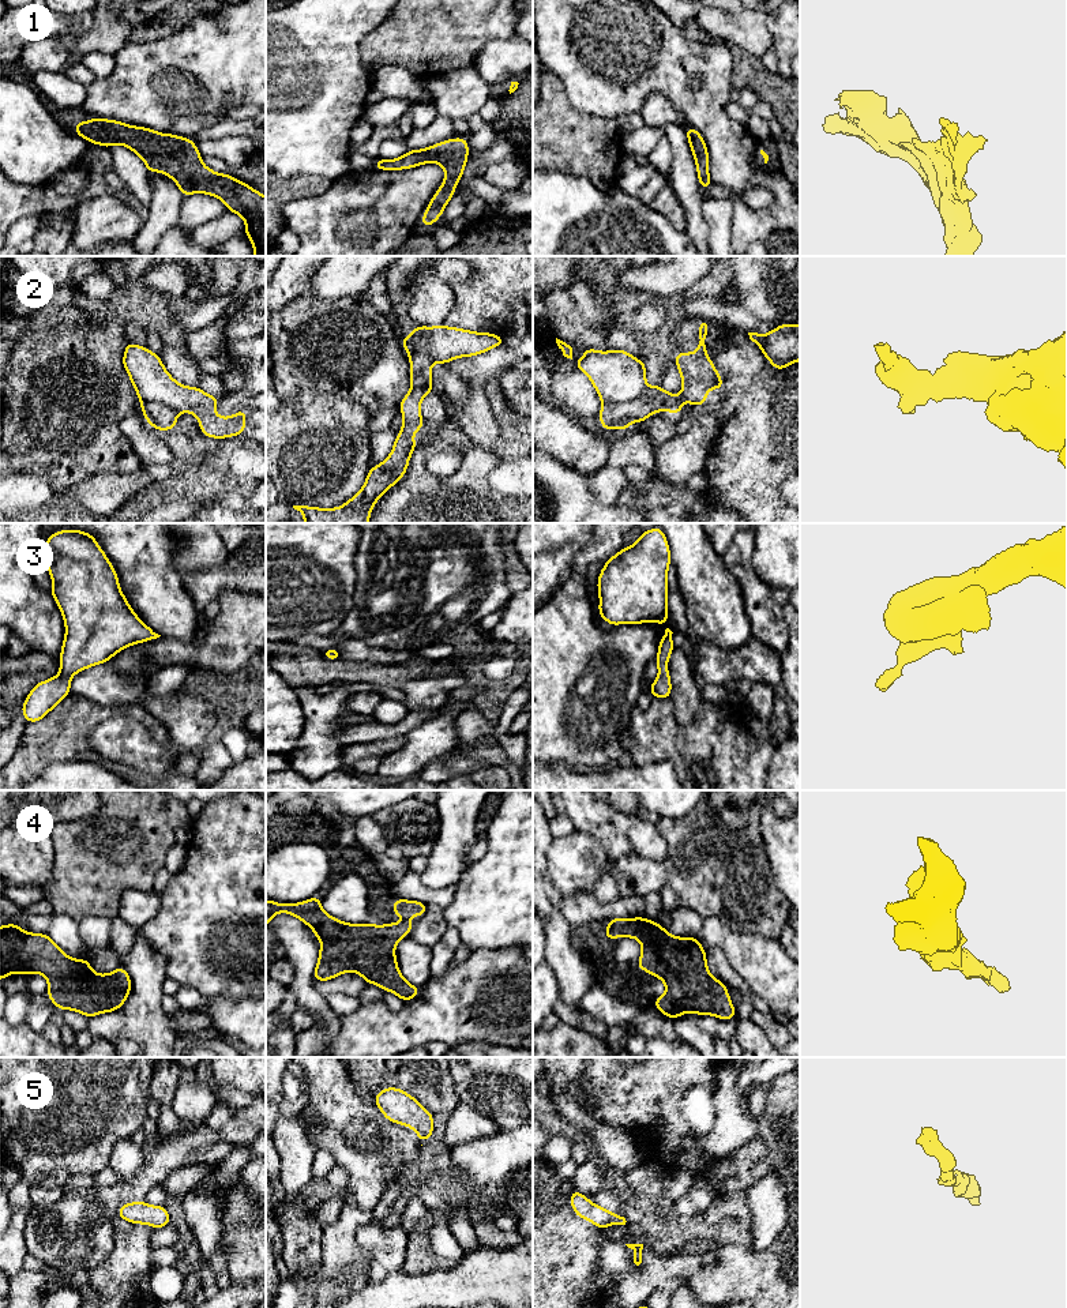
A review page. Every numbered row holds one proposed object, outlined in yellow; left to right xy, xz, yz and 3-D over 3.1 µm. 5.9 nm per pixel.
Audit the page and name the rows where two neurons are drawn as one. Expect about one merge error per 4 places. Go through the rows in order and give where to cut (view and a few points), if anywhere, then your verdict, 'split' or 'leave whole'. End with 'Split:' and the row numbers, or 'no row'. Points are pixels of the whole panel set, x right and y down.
1: no cut | leave whole
2: yz (646, 386), (632, 399), (604, 403) | split
3: no cut | leave whole
4: no cut | leave whole
5: no cut | leave whole
Split: 2

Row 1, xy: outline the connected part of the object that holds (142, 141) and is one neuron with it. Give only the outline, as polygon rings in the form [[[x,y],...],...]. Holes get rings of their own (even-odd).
[[[94,117],[90,121],[75,123],[74,132],[89,143],[110,149],[112,144],[123,144],[138,154],[147,166],[149,174],[161,172],[174,180],[183,198],[191,193],[207,193],[221,199],[229,213],[238,214],[245,221],[245,236],[253,244],[253,256],[266,256],[266,196],[238,178],[228,173],[215,173],[202,162],[199,149],[189,138],[166,135],[146,127],[128,125],[117,120]]]

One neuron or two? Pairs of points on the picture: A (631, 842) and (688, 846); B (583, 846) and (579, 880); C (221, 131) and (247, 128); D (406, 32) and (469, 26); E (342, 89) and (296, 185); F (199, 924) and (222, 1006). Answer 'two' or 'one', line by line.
A: two
B: one
C: one
D: one
E: two
F: two

